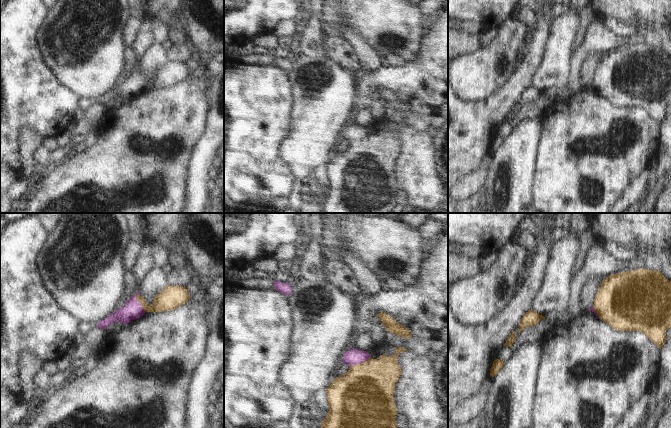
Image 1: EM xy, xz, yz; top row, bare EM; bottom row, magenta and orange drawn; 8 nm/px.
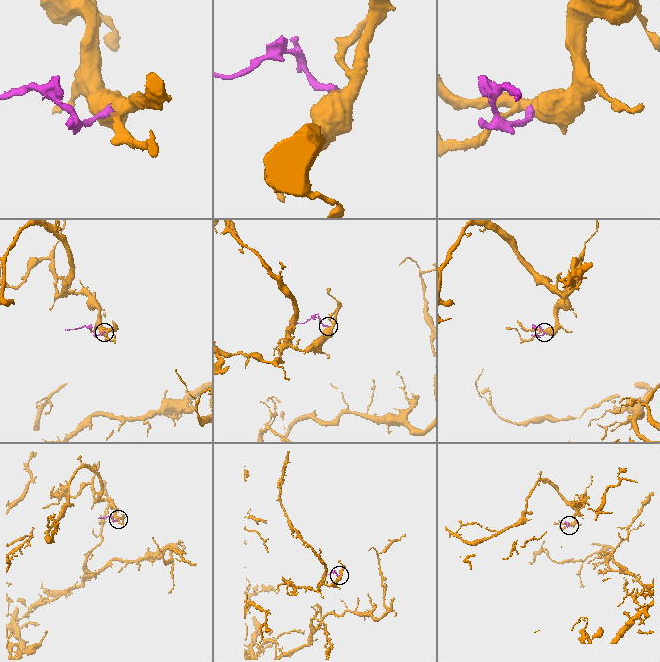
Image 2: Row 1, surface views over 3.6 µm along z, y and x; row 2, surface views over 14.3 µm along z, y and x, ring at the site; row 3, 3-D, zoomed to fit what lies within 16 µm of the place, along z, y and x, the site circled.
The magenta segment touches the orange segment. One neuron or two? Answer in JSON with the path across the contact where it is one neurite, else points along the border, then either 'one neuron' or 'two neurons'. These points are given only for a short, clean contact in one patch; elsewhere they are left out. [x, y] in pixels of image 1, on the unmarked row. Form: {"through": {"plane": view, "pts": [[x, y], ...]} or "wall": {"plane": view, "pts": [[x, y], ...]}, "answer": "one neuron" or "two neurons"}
{"through": {"plane": "xz", "pts": [[354, 132], [360, 138], [365, 149], [365, 168]]}, "answer": "one neuron"}

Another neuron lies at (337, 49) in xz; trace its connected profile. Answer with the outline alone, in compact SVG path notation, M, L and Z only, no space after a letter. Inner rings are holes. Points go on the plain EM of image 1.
M325 34L325 57L340 66L353 71L360 68L359 60L353 47L341 36Z

